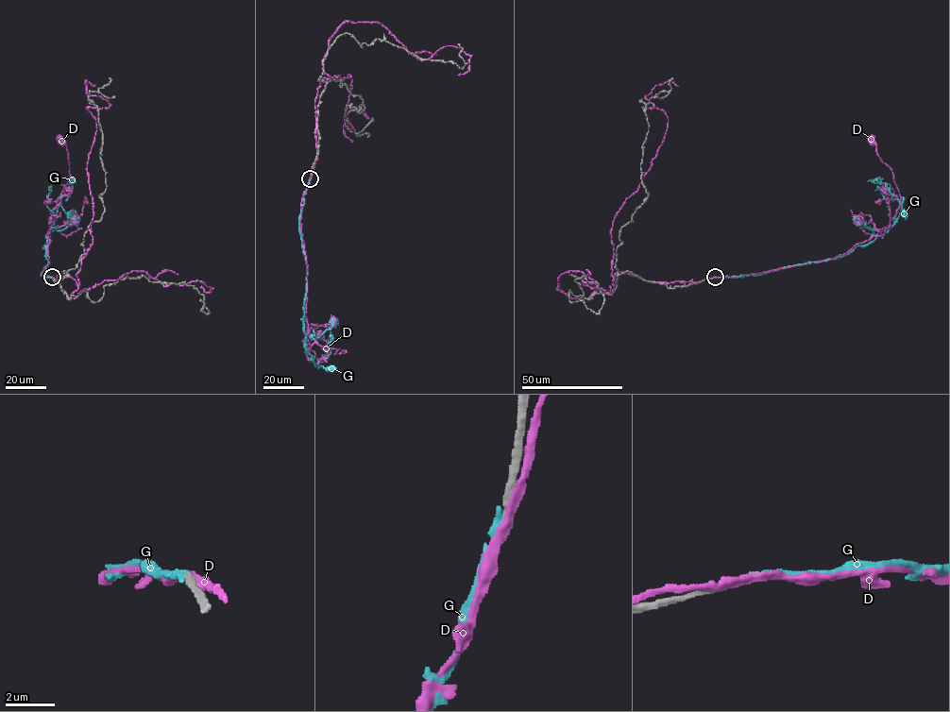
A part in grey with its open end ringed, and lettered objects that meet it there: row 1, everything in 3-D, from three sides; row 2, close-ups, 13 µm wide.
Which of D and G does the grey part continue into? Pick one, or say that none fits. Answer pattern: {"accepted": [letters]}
{"accepted": ["G"]}

